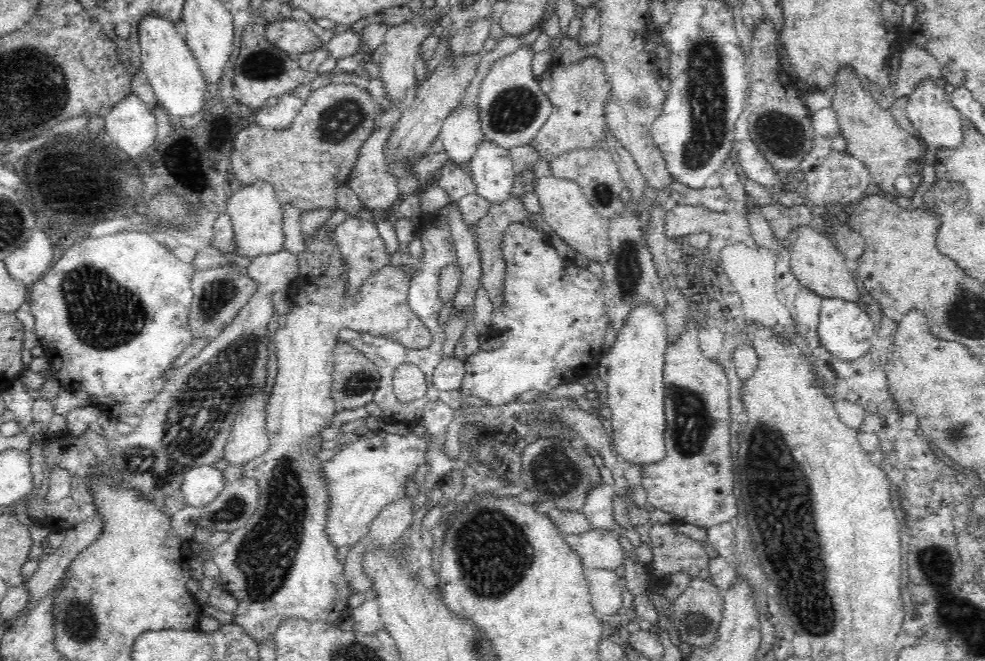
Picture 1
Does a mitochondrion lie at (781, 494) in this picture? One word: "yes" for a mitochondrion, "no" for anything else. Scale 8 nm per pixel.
yes

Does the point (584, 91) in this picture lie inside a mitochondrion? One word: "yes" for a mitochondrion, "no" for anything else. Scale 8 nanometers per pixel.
yes

